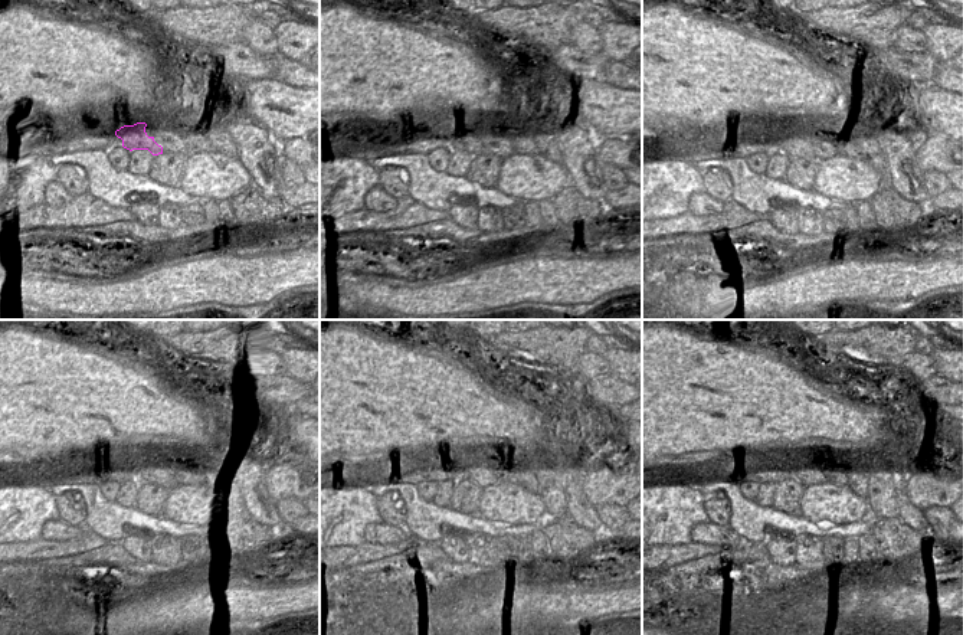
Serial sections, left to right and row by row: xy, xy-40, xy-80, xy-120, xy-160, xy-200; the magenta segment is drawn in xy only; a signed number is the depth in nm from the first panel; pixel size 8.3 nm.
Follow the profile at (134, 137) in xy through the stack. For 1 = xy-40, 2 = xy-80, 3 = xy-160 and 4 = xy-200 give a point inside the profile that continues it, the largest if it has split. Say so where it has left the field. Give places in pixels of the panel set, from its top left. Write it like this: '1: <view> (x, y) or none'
1: xy-40 (462, 141)
2: xy-80 (790, 144)
3: xy-160 (482, 474)
4: xy-200 (803, 474)

